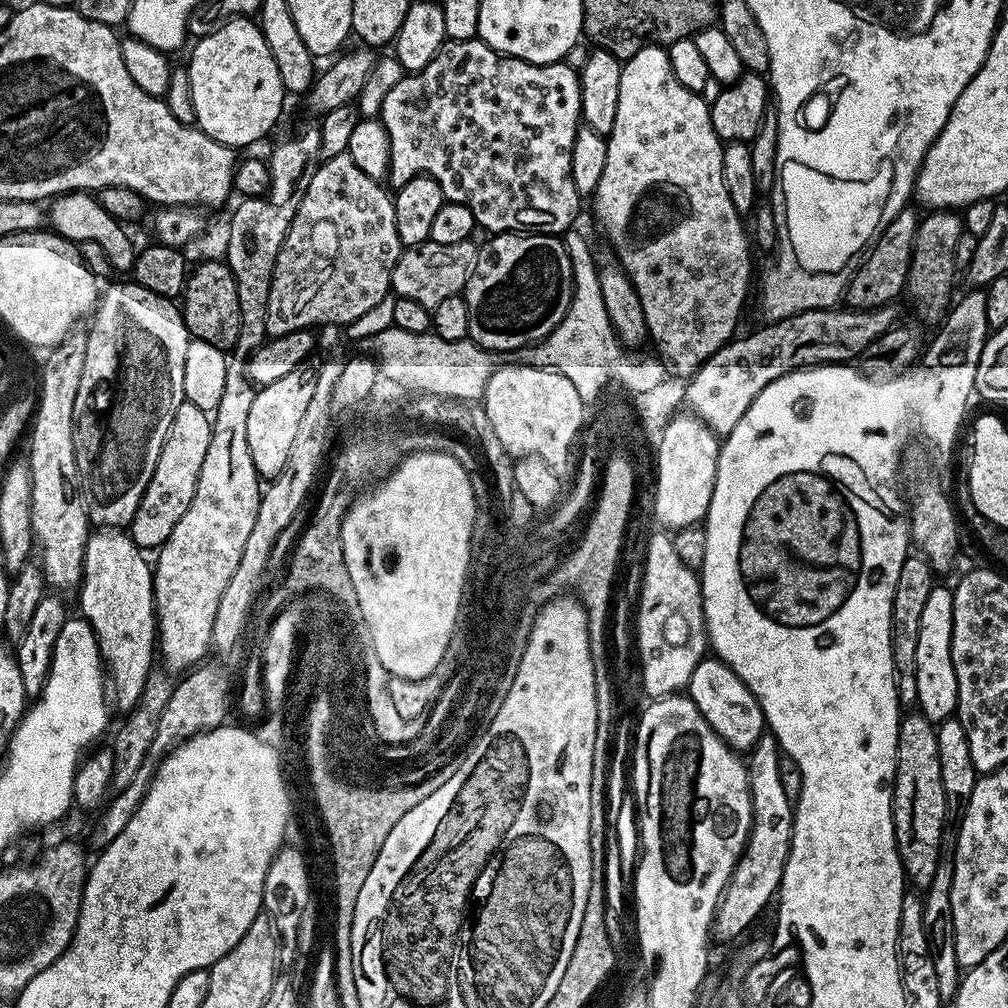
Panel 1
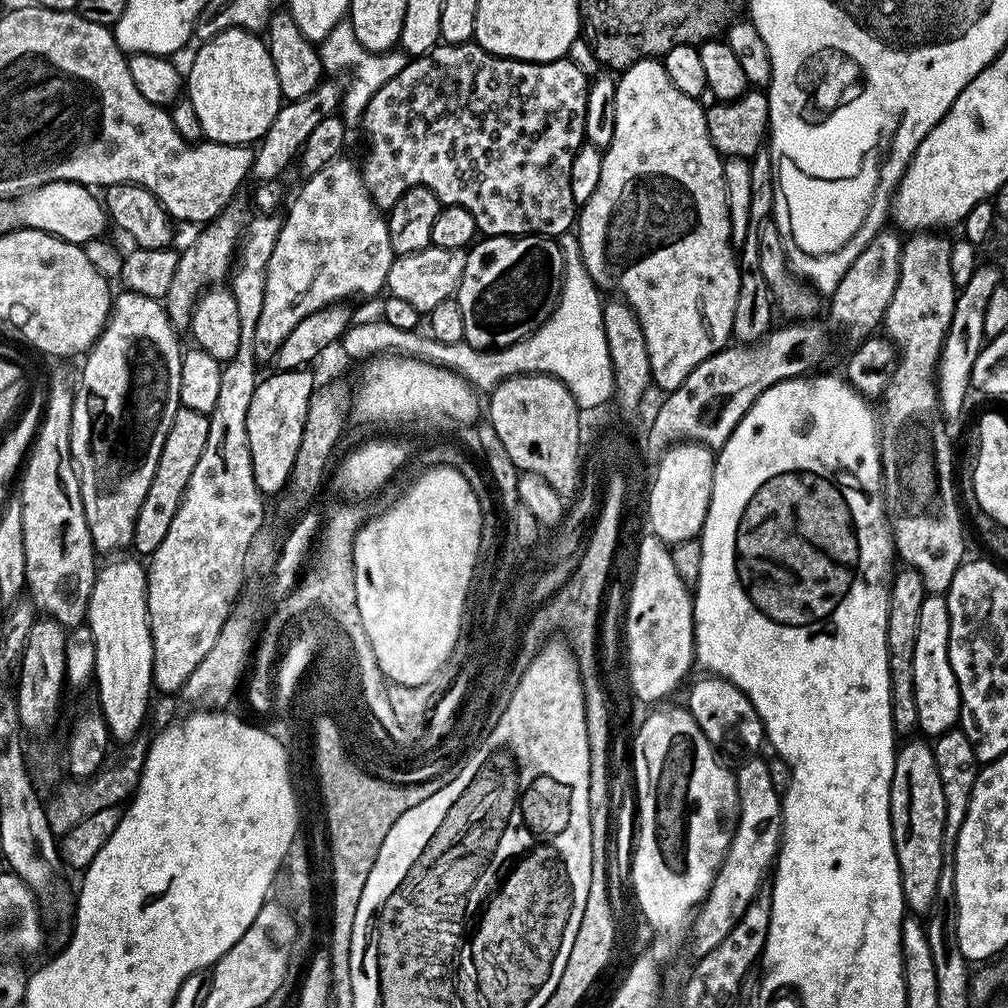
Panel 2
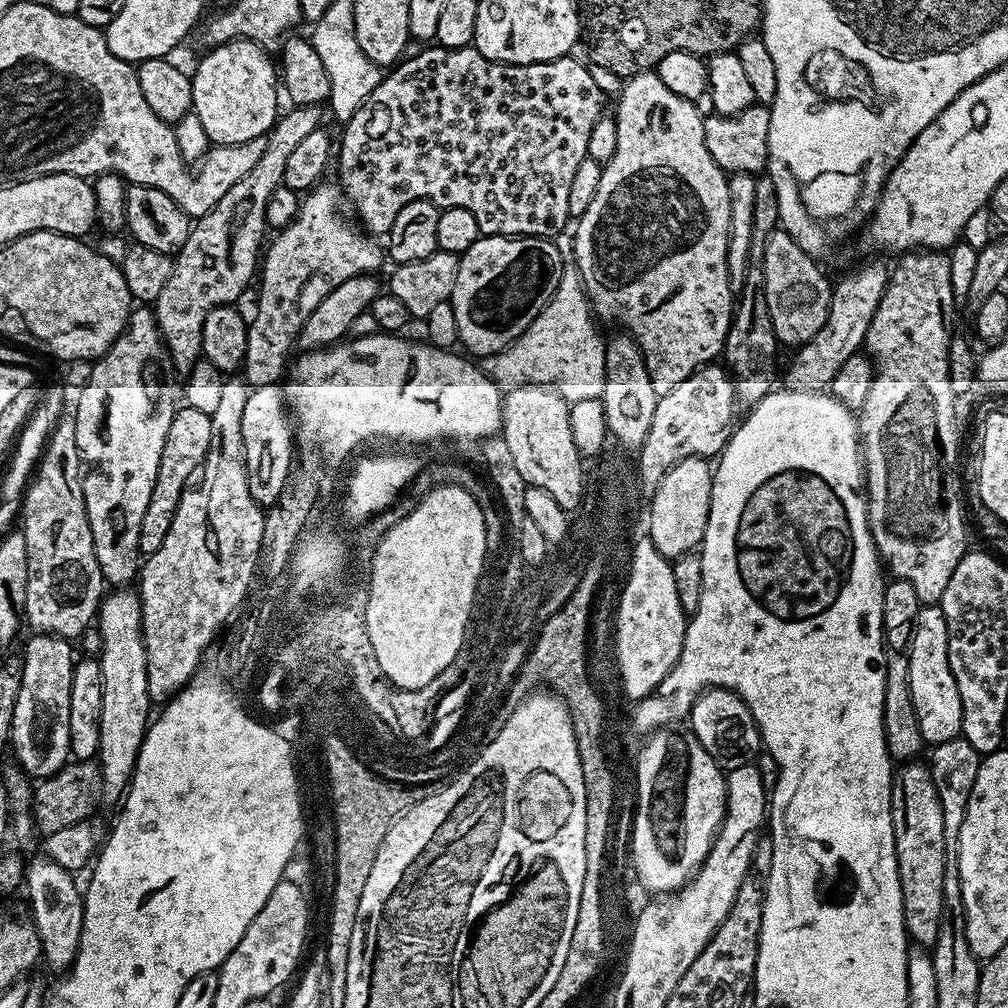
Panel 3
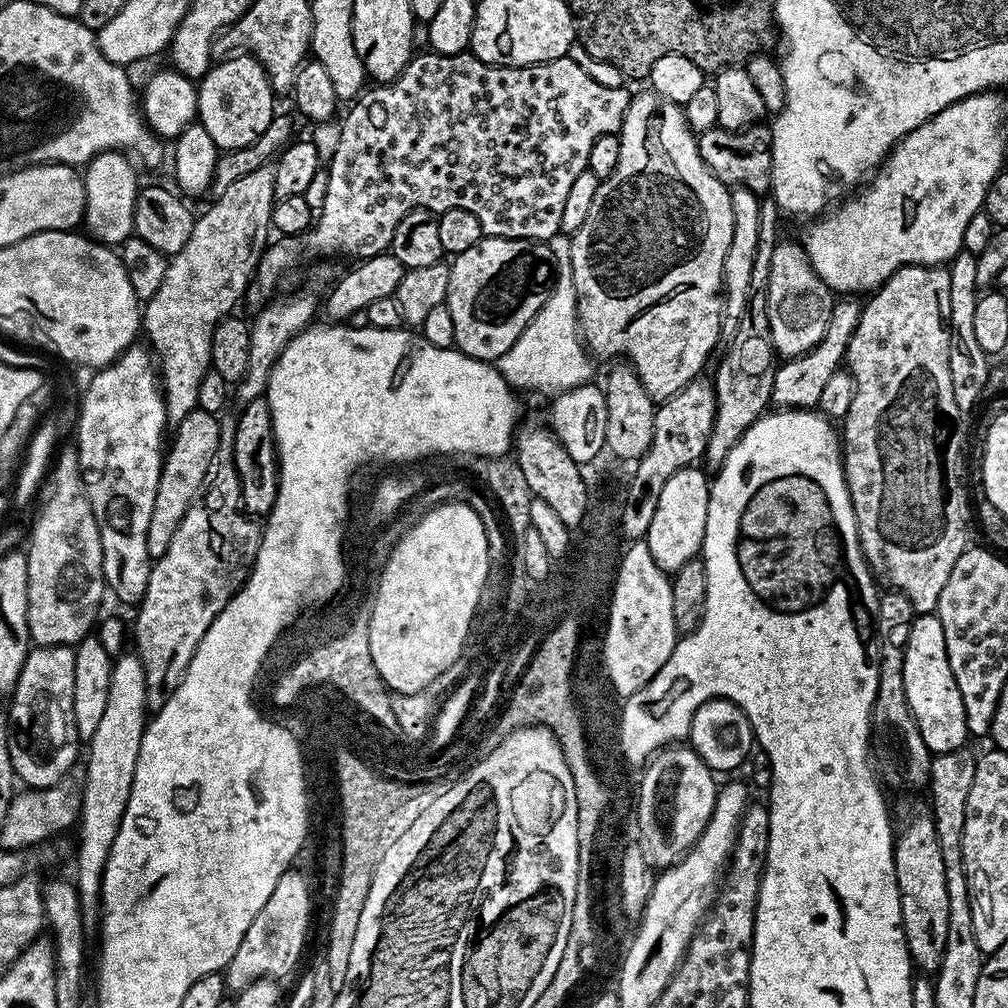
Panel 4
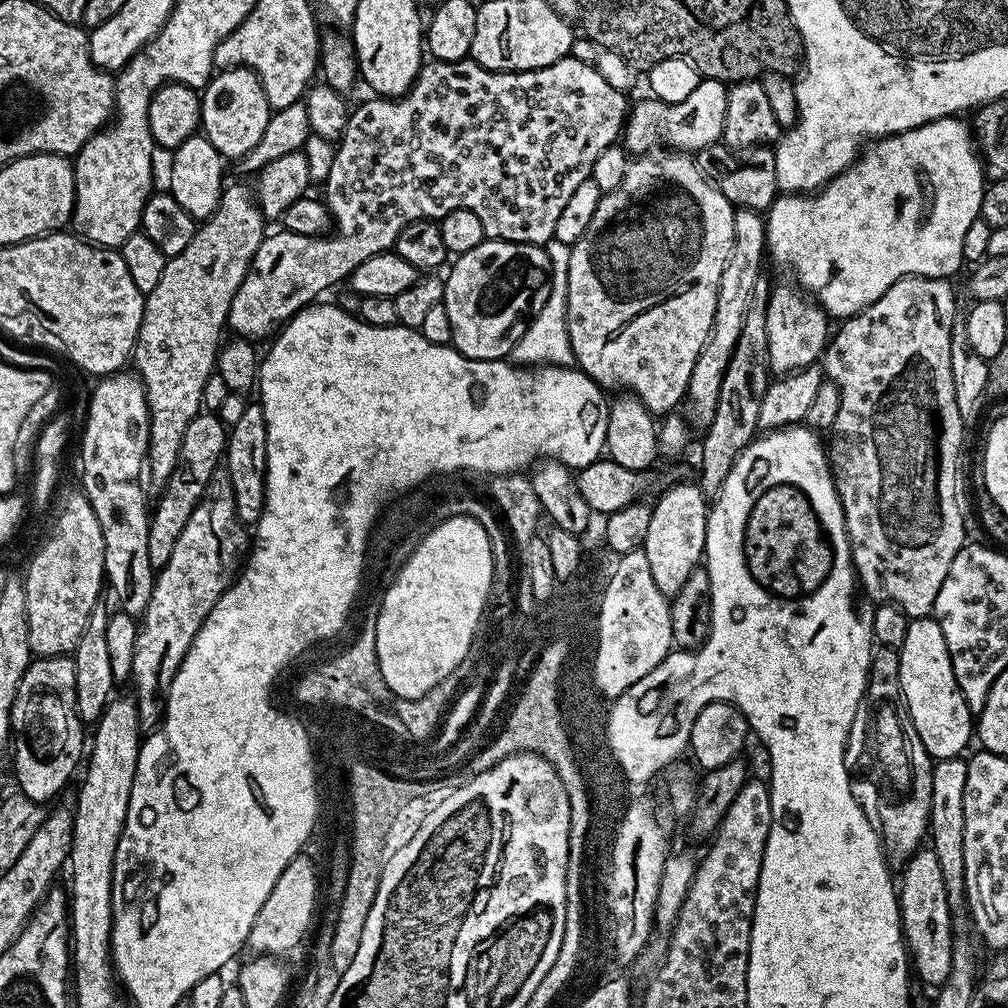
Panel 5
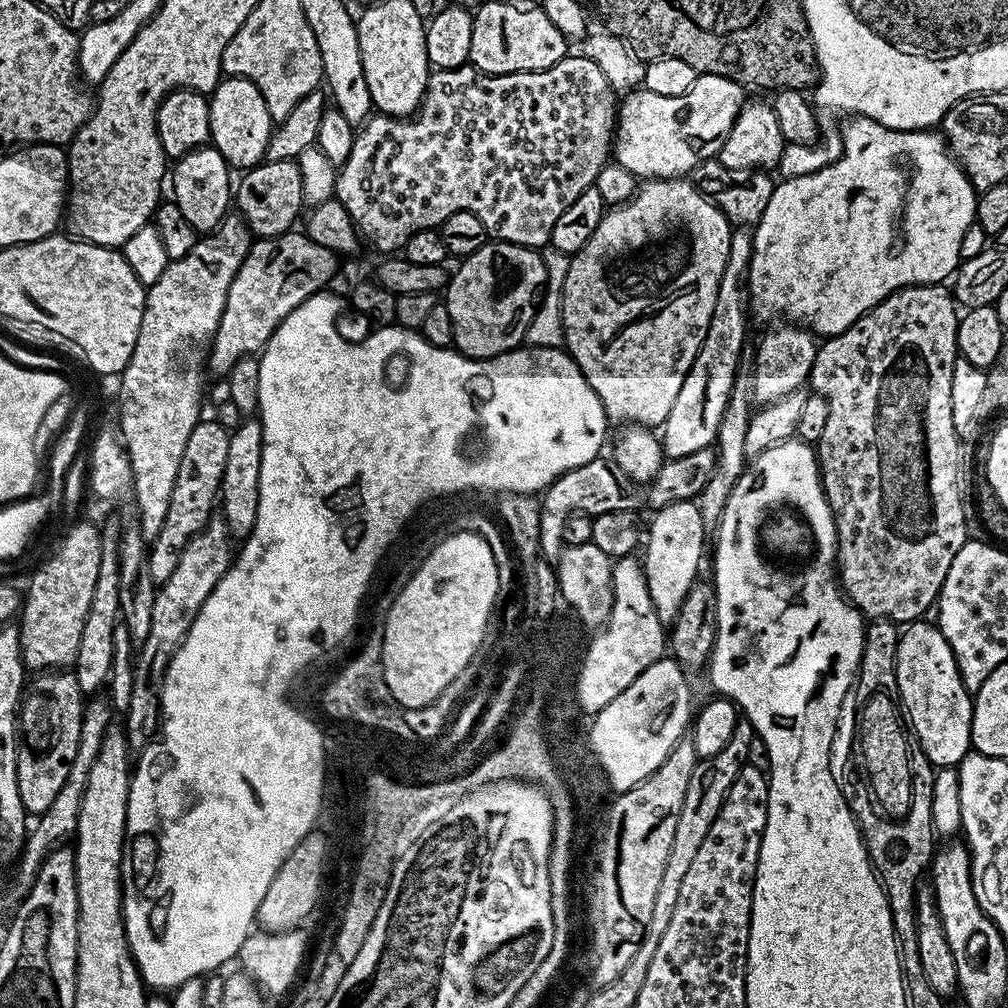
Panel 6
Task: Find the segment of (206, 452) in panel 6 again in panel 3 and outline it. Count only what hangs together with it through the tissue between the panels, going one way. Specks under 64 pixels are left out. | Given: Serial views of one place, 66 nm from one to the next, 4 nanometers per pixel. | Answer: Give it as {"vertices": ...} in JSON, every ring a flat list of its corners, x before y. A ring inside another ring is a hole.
{"vertices":[[187,406,177,407,170,422,170,430,166,430,166,442,162,442,162,458,158,458,158,478,154,478,150,506,146,506,142,530,138,533,138,546,145,557,154,554,154,550,162,546,166,533,170,530,170,522,174,522,174,514,185,488,189,487,190,481,199,473,204,463,206,450,210,450,210,416,202,414,202,410]]}

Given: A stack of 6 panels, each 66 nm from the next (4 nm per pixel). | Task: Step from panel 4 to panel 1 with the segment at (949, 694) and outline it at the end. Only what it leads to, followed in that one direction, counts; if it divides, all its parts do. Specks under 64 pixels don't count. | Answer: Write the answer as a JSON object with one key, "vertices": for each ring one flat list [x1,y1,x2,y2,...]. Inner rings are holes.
{"vertices":[[934,586,926,597,926,607,922,609,922,622,918,626,918,694,916,704,927,720,939,722,949,719,956,711,958,682,952,661,952,588]]}

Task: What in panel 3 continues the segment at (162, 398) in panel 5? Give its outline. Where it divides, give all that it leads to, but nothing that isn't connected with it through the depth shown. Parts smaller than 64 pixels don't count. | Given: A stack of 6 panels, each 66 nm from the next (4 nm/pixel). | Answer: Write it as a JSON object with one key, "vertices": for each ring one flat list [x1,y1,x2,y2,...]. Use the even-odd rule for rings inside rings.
{"vertices":[[301,104,289,107,289,112,279,117,272,125,271,132,267,133,268,141,266,150,262,150,262,158,258,158,258,163,250,169,250,174,246,178,241,178,239,182,234,182,230,190,226,190,226,195,210,210,210,214,199,217,193,223,190,230,190,238,186,238,186,246,176,253,172,261,172,273,167,280,162,294,154,301,154,315,156,325,160,331,164,345,168,347,168,353,172,359,172,367,177,373,187,374,188,371,202,358,202,322,206,322,206,314,210,314,212,308,222,308,232,306,237,303,236,299,248,288,248,283,258,272,258,265,262,260,262,245,265,243,264,232,266,233,266,202,284,183,286,174,286,161,290,159,290,154,294,151,309,134,314,134,314,130,321,127,320,111,321,105,311,104,302,106]]}

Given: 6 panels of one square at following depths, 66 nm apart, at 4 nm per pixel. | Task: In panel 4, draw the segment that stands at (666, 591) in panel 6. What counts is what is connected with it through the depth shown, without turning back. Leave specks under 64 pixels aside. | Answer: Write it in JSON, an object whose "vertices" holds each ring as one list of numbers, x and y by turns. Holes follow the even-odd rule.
{"vertices":[[689,466,665,479,662,494,658,498,658,510,654,510,654,522,650,522,646,537,648,549,654,562,658,562,660,569,669,574,686,566,686,562,697,559,704,547,710,480,698,469]]}

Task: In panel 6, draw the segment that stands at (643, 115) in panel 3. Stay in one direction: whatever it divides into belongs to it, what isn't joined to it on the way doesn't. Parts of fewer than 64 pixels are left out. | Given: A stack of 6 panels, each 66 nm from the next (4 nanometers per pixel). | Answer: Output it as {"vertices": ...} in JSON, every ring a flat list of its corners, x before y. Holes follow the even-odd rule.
{"vertices":[[688,178,671,180,649,179,636,189,635,196,625,202,609,207,604,213,602,222,598,222,598,230,590,234,590,242,582,246,568,261,568,273,564,279,564,293,560,295,560,313,564,327,563,347,572,361,582,370,586,382,598,394,604,407,604,415,613,425,627,426,640,424,643,428,659,429,666,422,670,410,674,407,674,398,678,398,678,390,682,390,682,382,686,382,686,374,690,366,694,366,694,358,706,338,706,330,710,326,710,314,714,314,714,306,718,298,718,286,722,282,722,274,726,270,726,258,730,254,733,225,722,214,717,204,700,193,700,189]]}

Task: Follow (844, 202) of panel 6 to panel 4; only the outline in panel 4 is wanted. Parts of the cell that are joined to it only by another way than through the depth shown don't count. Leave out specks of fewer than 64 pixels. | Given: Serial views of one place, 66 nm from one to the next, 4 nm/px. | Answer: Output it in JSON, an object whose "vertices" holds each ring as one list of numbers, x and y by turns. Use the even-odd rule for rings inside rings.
{"vertices":[[995,91,978,92,975,96,968,96,964,100,954,102,950,106,946,106,946,110,942,110,938,114,934,114,934,118,930,118,926,122,922,122,922,126,918,126,914,130,910,130,910,134,906,134,892,148,892,151,884,157,883,164,875,169,874,175,871,177,872,185,869,188,861,187,859,189,860,196,856,196,853,200,845,202,841,208,833,207,828,215,823,218,816,218,811,221,812,224,804,232,802,243,804,252,808,256,808,261,814,266,814,270,818,274,818,278,822,278,822,282,826,282,826,286,831,288,836,294,860,294,856,292,871,293,880,287,885,280,889,280,892,275,900,268,906,267,908,264,930,264,933,266,947,265,964,247,964,235,966,234,966,226,970,222,970,218,974,218,974,214,981,211,986,198,986,190,990,190,990,182,994,182,994,178,1005,167,1004,164,1004,100]]}

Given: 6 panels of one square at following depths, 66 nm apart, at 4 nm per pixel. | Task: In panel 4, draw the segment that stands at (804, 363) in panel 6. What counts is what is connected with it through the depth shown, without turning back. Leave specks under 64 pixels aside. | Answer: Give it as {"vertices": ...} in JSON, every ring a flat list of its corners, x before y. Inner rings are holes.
{"vertices":[[787,238,777,242,774,254,770,257,770,282,766,294,766,310,770,314,770,338,776,347,777,357,801,356,814,346,818,346,818,342,822,342,822,334,826,334,826,326,830,326,833,303,834,293,826,286,826,282,822,282,822,278,818,278,814,266,808,261,808,256,804,252,803,243,796,241,795,244]]}

